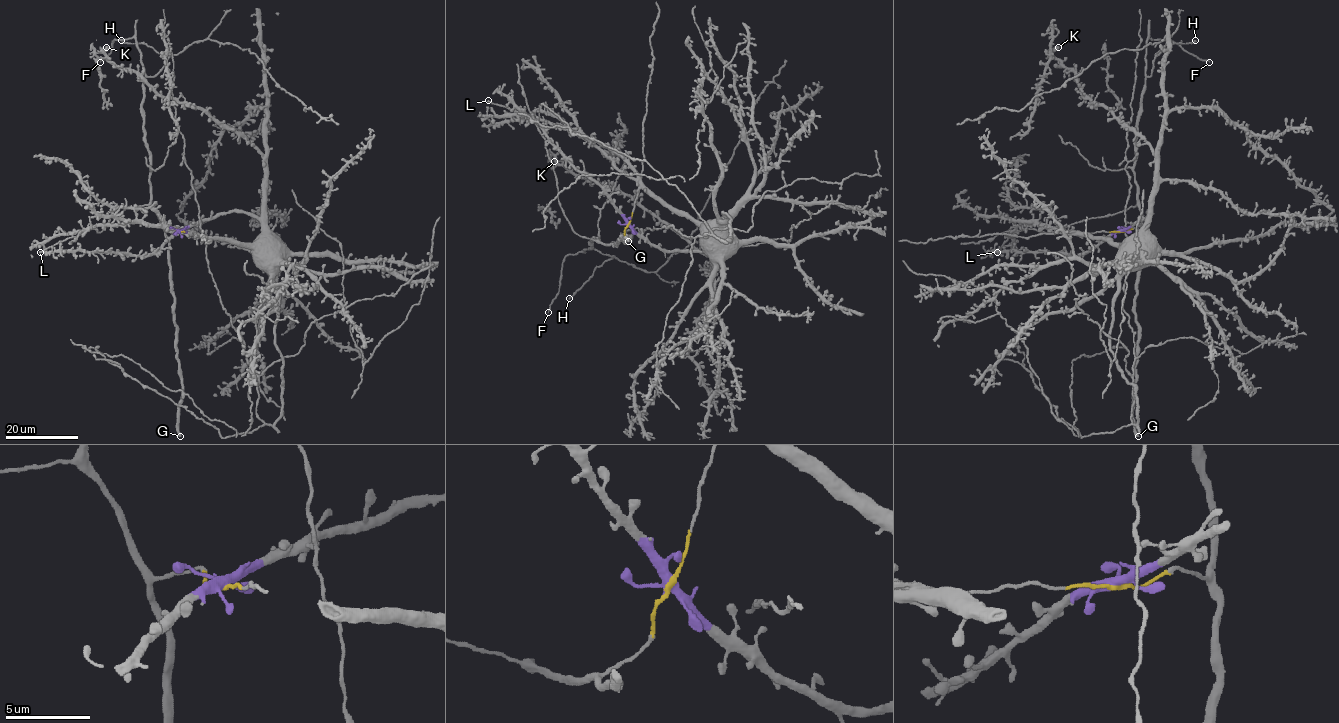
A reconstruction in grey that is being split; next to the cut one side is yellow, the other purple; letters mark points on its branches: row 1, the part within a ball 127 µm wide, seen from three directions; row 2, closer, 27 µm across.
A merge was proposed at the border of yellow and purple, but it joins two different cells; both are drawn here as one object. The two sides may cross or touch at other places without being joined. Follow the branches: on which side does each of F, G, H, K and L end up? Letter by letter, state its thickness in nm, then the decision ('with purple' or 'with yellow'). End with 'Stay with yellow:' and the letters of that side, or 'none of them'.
F: 100 nm | with yellow
G: 440 nm | with yellow
H: 220 nm | with yellow
K: 550 nm | with purple
L: 240 nm | with yellow
Stay with yellow: F, G, H, L

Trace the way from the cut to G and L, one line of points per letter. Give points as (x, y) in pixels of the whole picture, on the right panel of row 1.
G: (1121, 231), (1134, 228), (1141, 231), (1142, 238), (1135, 300), (1138, 329), (1132, 406), (1134, 431), (1138, 436)
L: (1121, 231), (1140, 229), (1141, 215), (1138, 206), (1075, 222), (1054, 232), (1019, 230), (997, 252)

